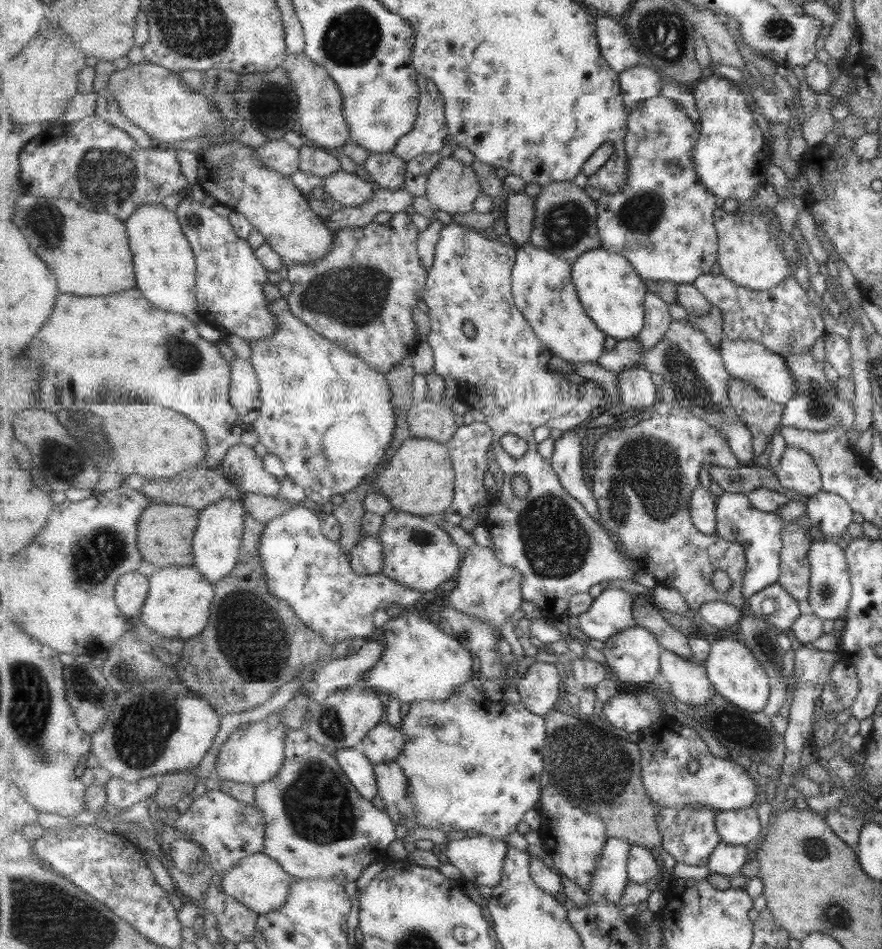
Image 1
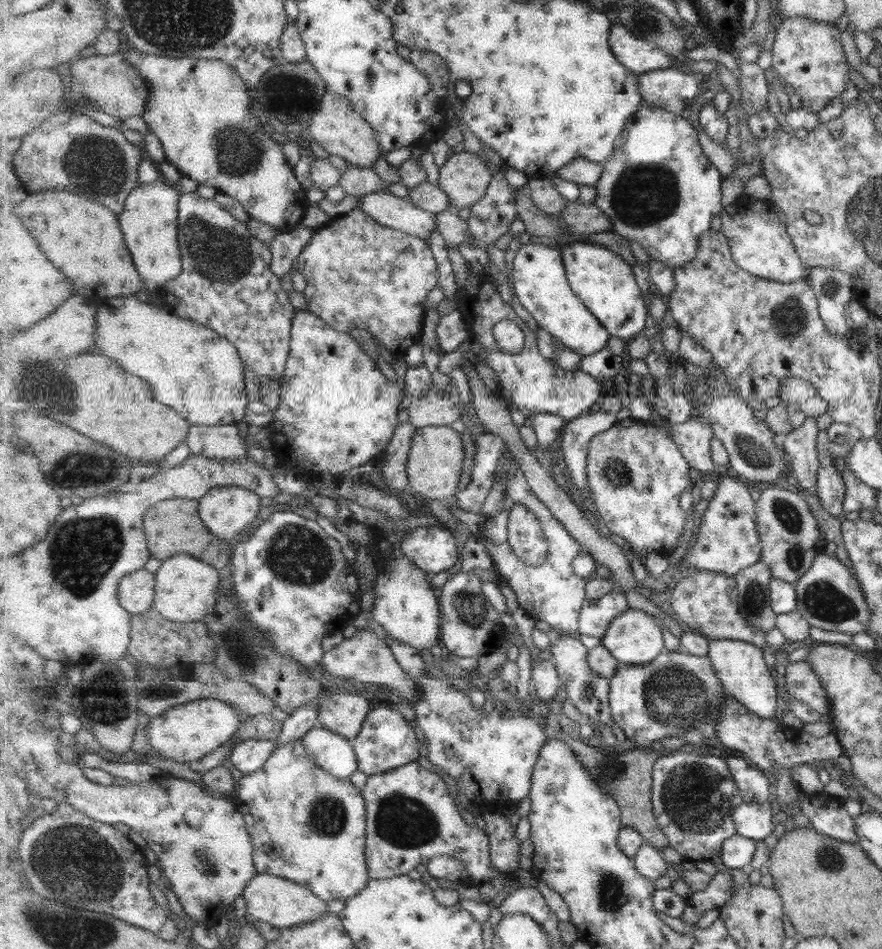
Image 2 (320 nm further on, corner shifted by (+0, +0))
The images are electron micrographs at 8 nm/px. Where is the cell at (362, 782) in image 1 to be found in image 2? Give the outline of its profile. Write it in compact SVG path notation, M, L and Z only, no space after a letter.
M318 726L302 740L311 759L337 778L349 779L359 770L359 760L349 739Z

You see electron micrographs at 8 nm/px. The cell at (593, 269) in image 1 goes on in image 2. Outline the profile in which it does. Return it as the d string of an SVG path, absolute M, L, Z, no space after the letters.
M588 240L568 242L561 252L572 290L603 324L610 336L625 341L643 334L647 322L647 306L642 300L642 290L633 266L613 250Z

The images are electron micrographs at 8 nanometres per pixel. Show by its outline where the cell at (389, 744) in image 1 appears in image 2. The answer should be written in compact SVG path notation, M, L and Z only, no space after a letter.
M375 707L367 715L363 731L358 738L351 739L350 744L359 760L359 771L368 777L411 765L421 756L415 728L411 728L409 721L396 710Z

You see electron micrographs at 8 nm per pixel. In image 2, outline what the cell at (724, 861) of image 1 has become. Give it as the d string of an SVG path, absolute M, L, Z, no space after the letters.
M737 833L724 842L721 860L731 869L749 869L757 850L757 841Z

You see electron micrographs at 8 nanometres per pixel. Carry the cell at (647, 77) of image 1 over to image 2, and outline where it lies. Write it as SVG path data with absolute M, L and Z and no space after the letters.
M660 68L640 75L640 93L658 109L688 117L701 91L692 75L673 68Z

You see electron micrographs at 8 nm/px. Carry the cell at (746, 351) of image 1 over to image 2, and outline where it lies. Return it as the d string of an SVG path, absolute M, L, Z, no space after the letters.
M788 376L781 387L781 402L794 404L807 417L816 418L826 412L827 403L819 398L815 388L805 380Z

